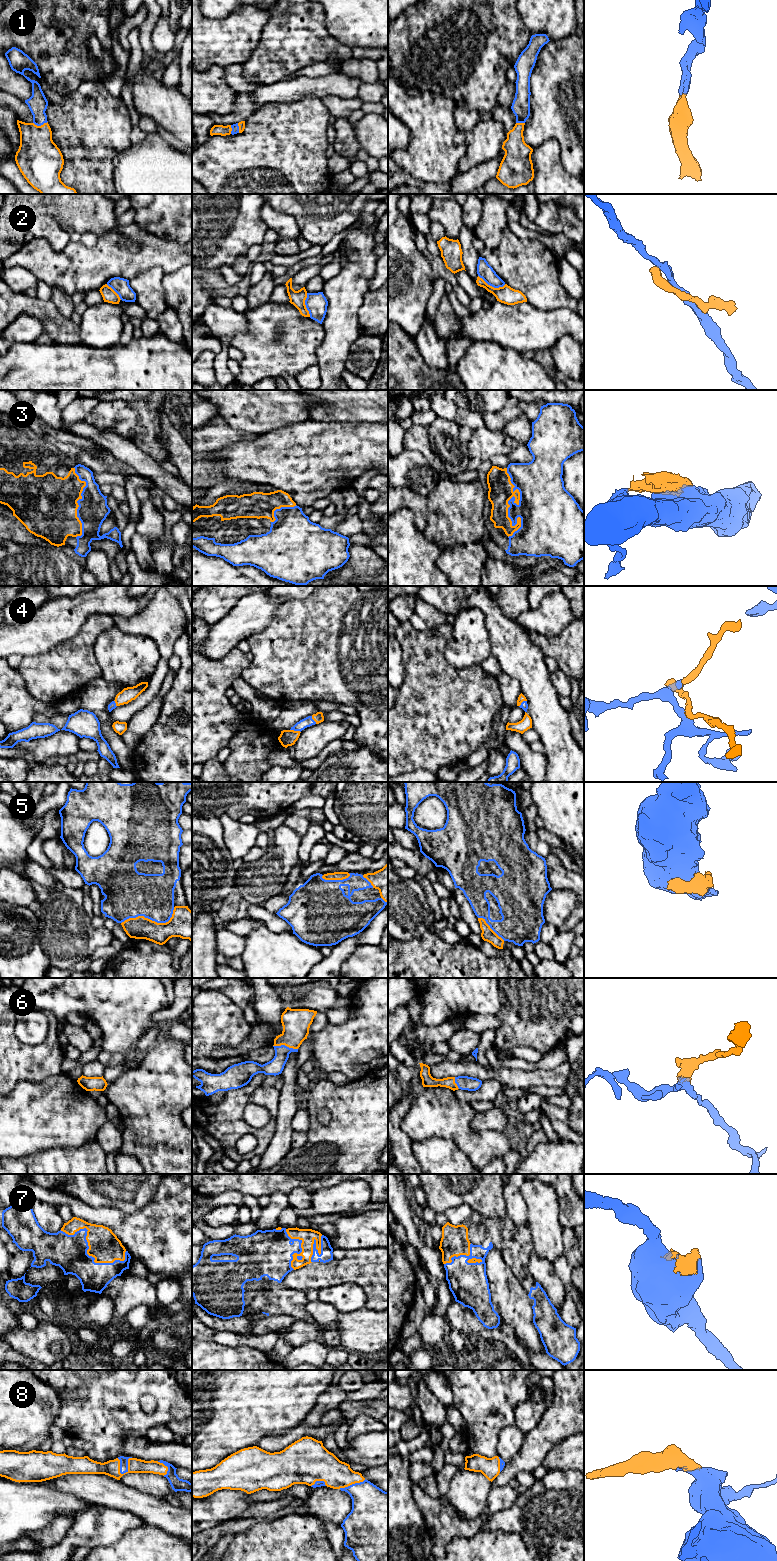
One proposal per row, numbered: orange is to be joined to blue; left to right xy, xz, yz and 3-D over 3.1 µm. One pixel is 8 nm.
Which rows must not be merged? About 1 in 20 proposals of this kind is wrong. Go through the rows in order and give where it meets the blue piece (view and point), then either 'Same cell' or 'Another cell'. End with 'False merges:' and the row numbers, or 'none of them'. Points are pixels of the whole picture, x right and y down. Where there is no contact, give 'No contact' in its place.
1: Touches blue at xy (40, 125). Same cell
2: Touches blue at yz (492, 286). Another cell
3: Touches blue at yz (508, 502). Same cell
4: Touches blue at xz (295, 730). Same cell
5: Touches blue at xy (151, 919). Same cell
6: Touches blue at xz (284, 1045). Same cell
7: Touches blue at xy (88, 1248). Same cell
8: Touches blue at xy (127, 1466). Same cell
False merges: 2

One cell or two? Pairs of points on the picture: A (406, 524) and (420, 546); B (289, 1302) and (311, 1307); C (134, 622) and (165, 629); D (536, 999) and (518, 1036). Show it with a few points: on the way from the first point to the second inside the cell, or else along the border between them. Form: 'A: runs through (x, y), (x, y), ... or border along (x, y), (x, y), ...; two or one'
A: runs through (406, 529), (406, 532), (415, 541); one
B: border along (308, 1302), (306, 1311), (312, 1318); two
C: runs through (142, 623), (157, 623); one
D: runs through (536, 1008), (520, 1027); one

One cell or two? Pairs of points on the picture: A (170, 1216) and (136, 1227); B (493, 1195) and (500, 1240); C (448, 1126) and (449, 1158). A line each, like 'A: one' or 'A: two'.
A: one
B: two
C: two

